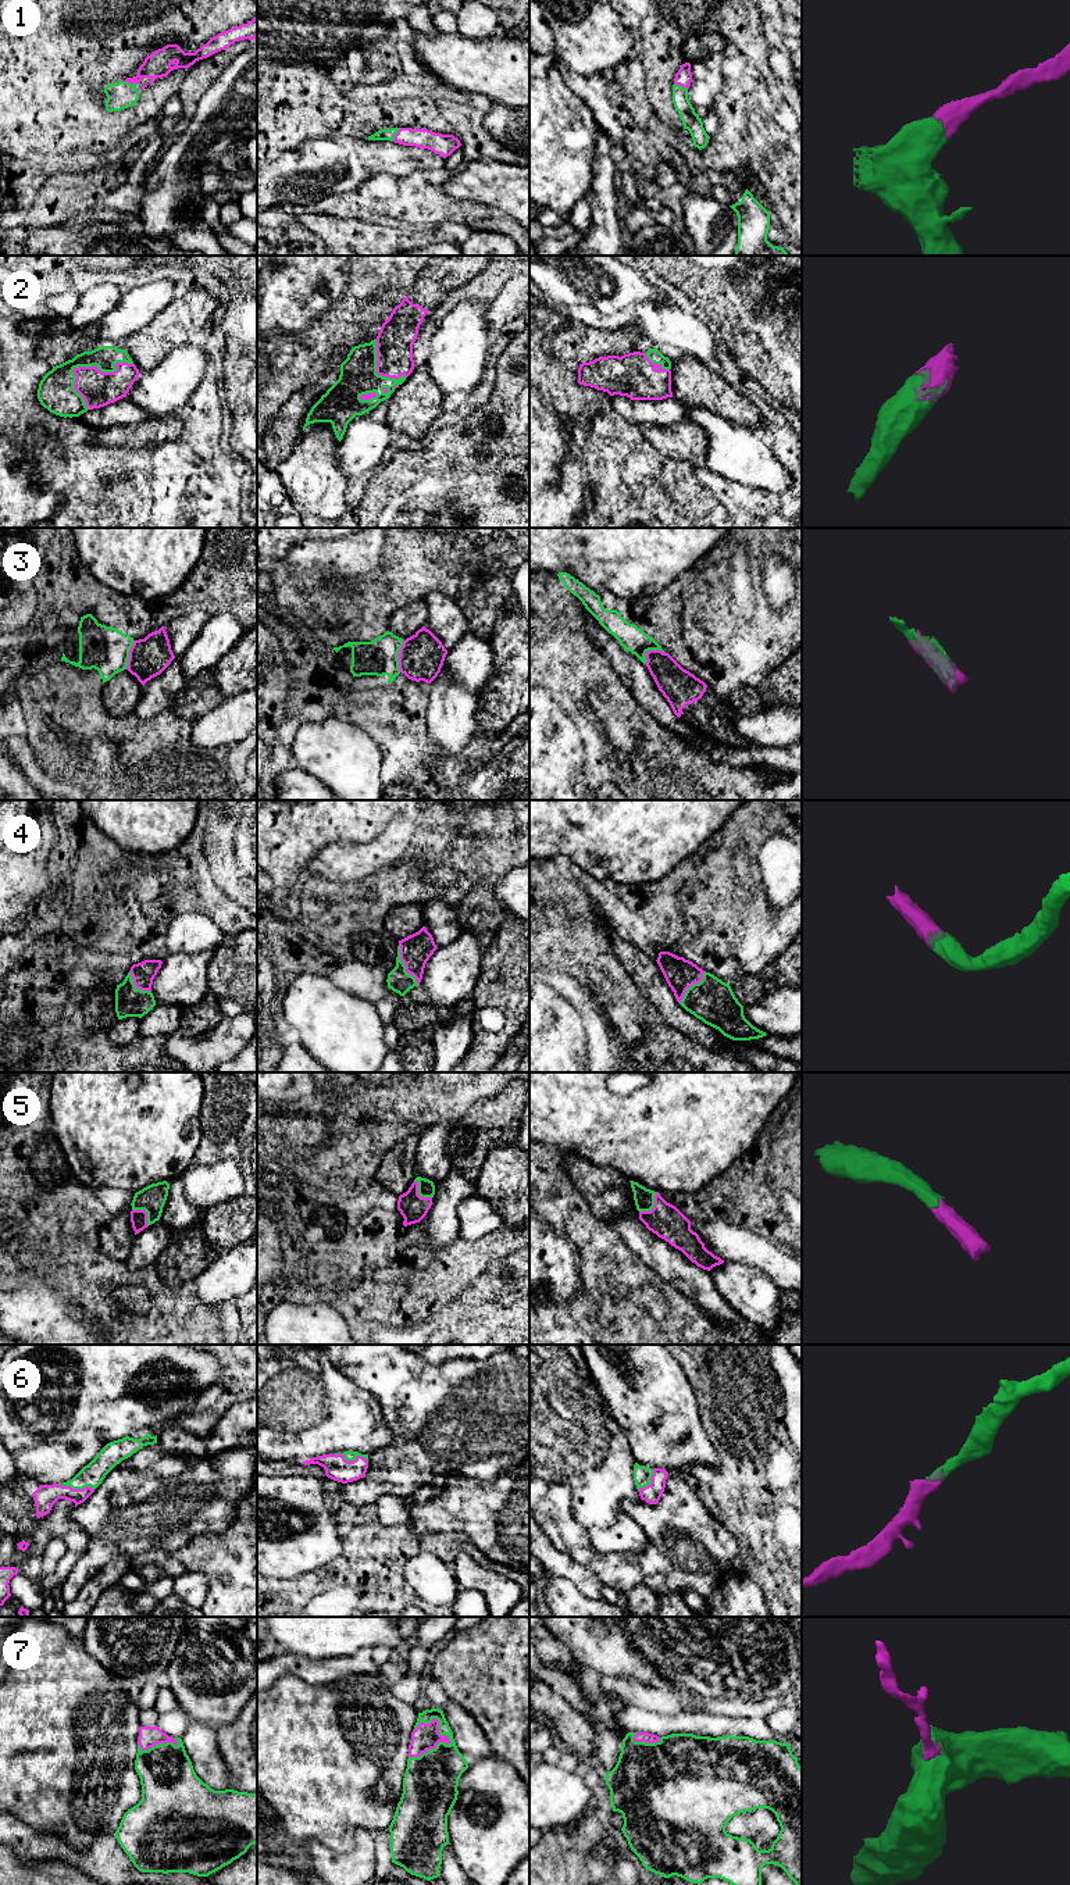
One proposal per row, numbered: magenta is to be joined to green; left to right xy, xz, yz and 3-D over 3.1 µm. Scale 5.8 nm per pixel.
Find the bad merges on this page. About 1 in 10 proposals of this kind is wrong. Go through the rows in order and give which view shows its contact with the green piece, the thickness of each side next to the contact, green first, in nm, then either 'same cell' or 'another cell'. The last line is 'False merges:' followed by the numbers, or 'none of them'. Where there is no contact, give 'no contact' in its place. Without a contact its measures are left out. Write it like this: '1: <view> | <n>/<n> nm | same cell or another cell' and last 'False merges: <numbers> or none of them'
1: xz | 60/110 nm | same cell
2: xy | 180/200 nm | same cell
3: xz | 220/260 nm | another cell
4: xz | 140/180 nm | same cell
5: yz | 120/200 nm | same cell
6: xz | 60/140 nm | same cell
7: xz | 320/160 nm | same cell
False merges: 3

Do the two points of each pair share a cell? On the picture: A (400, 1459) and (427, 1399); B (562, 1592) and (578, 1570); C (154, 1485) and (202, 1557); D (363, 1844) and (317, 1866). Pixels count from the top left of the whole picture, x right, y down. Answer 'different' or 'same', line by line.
A: same
B: different
C: different
D: same

